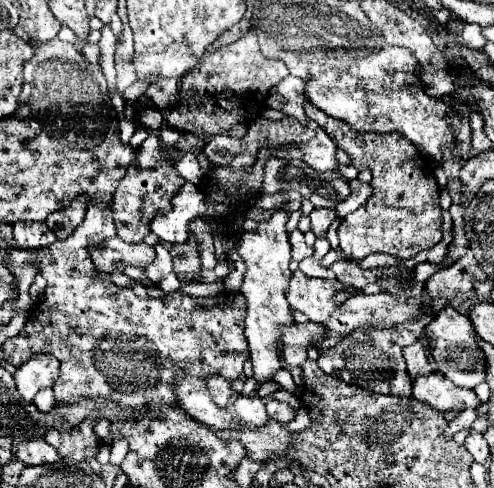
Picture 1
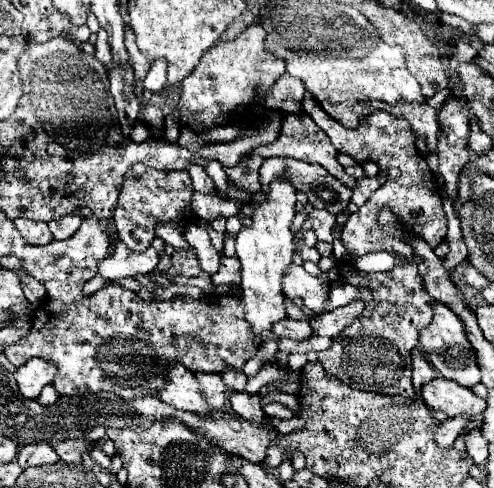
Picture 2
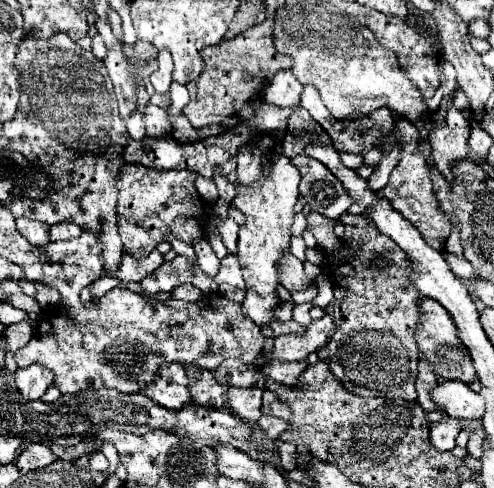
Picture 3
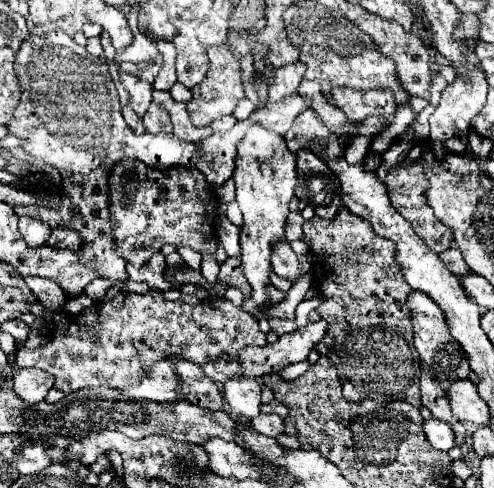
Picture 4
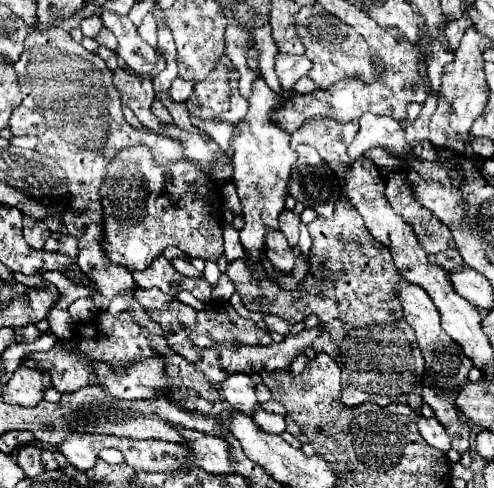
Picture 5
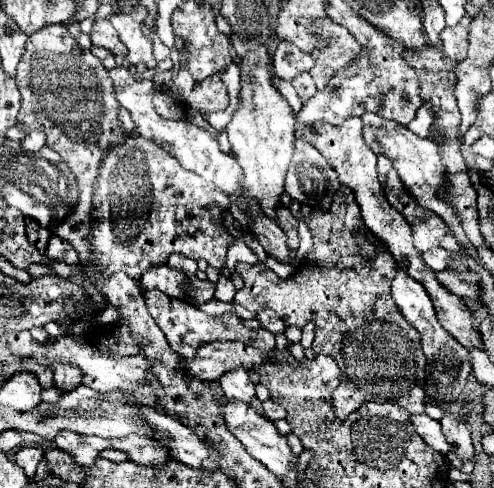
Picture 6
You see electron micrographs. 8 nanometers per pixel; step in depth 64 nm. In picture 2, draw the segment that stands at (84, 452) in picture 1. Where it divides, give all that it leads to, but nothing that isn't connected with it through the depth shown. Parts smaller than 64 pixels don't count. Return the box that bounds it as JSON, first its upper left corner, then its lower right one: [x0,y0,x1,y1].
[52,438,88,462]

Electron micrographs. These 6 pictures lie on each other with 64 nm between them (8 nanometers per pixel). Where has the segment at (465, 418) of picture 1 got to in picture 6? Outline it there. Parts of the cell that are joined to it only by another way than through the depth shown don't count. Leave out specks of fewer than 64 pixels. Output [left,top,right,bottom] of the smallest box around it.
[410,414,448,454]

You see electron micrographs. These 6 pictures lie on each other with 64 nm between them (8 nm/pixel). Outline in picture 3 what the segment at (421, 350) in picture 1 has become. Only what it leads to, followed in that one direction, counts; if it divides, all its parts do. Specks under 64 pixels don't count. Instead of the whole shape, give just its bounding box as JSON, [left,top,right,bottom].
[416,358,442,410]

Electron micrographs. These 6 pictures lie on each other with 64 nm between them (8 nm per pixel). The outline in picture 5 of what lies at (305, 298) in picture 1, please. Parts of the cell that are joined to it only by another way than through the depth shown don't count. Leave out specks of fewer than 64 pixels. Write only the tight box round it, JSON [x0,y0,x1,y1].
[264,230,294,272]

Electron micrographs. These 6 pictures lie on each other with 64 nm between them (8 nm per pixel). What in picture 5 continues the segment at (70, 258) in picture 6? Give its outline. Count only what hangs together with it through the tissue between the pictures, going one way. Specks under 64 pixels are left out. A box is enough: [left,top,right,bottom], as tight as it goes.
[44,232,78,260]

